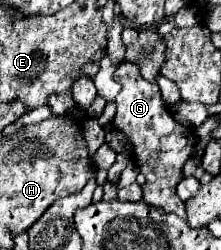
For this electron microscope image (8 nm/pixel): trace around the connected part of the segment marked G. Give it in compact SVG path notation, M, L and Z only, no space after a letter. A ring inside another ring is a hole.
M124 61L118 65L114 79L122 85L122 91L116 95L116 115L112 125L126 137L132 147L132 155L138 171L146 177L144 183L144 201L164 209L166 213L180 215L186 219L186 207L176 195L176 185L184 179L182 165L192 157L196 135L194 129L188 129L170 113L170 107L162 101L160 87L140 75L140 67L136 63Z

